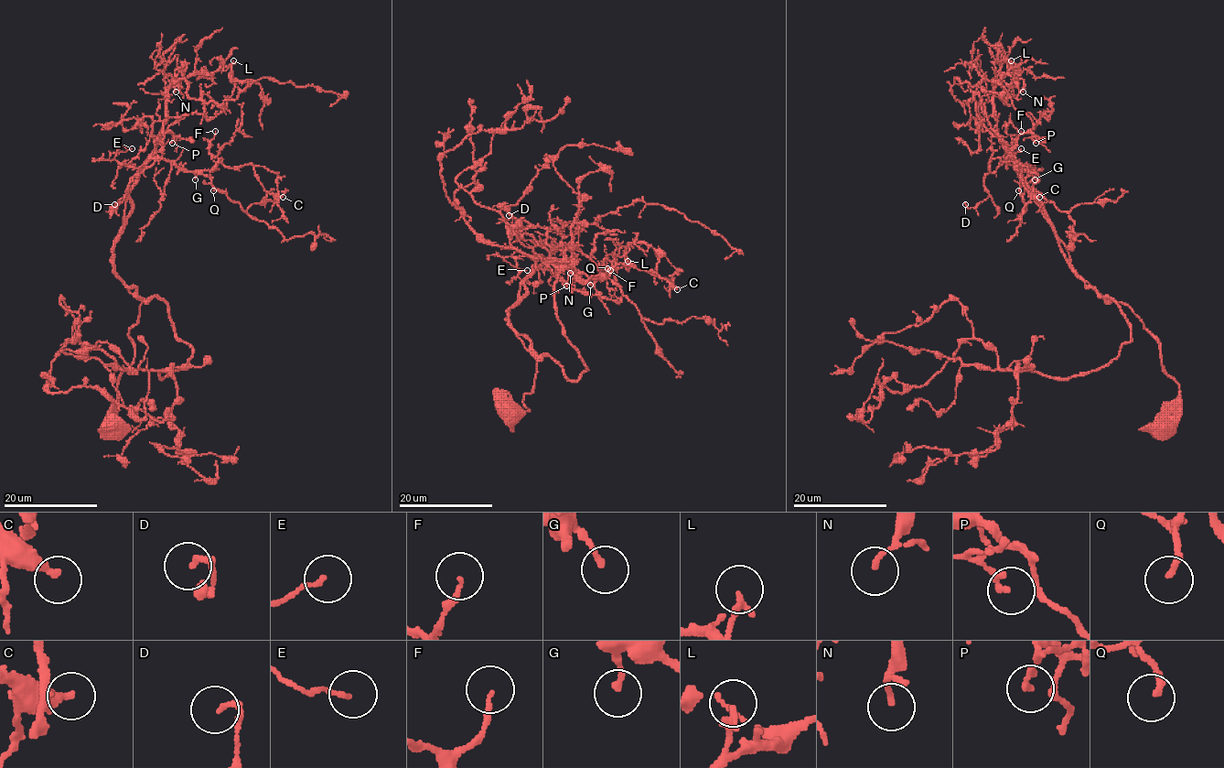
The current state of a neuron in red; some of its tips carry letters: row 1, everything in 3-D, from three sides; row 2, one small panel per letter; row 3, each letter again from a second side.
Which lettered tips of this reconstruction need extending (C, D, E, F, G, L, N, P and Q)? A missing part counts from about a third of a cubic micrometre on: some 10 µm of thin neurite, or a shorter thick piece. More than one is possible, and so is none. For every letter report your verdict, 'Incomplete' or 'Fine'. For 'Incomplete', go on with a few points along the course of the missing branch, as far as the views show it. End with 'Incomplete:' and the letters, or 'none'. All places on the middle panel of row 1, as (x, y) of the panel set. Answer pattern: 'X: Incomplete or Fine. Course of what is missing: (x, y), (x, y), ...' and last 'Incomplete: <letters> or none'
C: Fine
D: Fine
E: Fine
F: Fine
G: Incomplete. Course of what is missing: (590, 285), (591, 281), (607, 283), (603, 276), (610, 281)
L: Fine
N: Fine
P: Fine
Q: Fine
Incomplete: G

